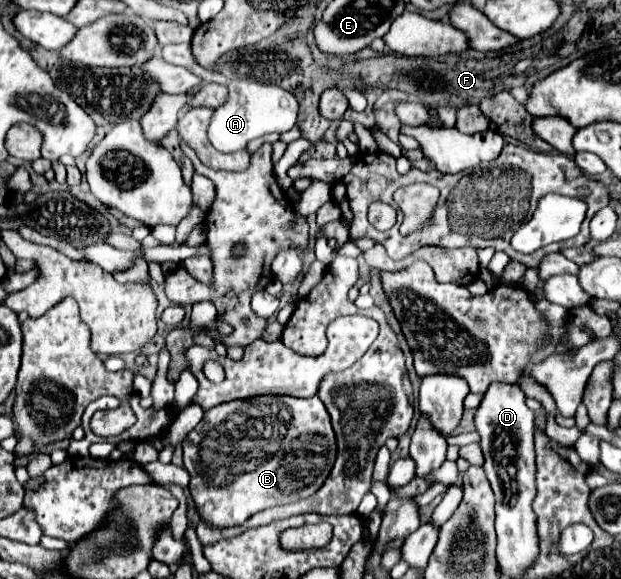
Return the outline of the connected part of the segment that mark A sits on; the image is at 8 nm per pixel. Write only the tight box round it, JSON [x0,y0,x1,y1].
[207,81,297,151]

